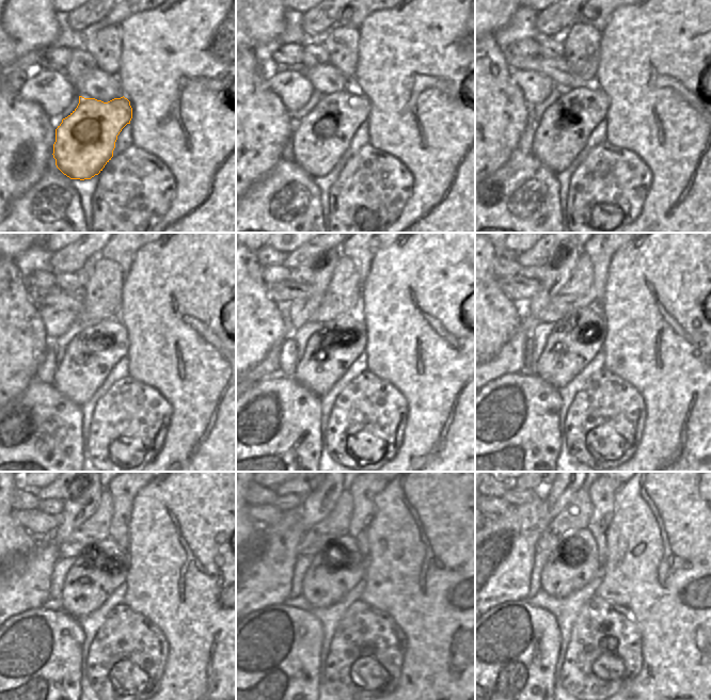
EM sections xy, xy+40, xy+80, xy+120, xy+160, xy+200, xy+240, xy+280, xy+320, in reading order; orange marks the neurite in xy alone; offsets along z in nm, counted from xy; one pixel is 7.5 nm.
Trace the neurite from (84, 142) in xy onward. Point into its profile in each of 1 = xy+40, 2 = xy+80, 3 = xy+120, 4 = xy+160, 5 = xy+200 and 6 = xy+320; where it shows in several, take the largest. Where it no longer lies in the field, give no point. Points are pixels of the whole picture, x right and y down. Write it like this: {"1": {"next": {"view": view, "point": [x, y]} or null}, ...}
{"1": {"next": {"view": "xy+40", "point": [324, 134]}}, "2": {"next": {"view": "xy+80", "point": [565, 127]}}, "3": {"next": {"view": "xy+120", "point": [90, 356]}}, "4": {"next": {"view": "xy+160", "point": [329, 353]}}, "5": {"next": {"view": "xy+200", "point": [571, 345]}}, "6": {"next": {"view": "xy+320", "point": [575, 565]}}}

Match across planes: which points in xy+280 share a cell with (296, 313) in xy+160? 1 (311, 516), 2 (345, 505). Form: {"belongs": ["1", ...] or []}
{"belongs": ["1"]}

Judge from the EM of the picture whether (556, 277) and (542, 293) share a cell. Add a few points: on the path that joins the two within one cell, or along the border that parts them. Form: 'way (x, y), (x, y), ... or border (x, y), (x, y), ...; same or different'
way (553, 282), (547, 289); same

